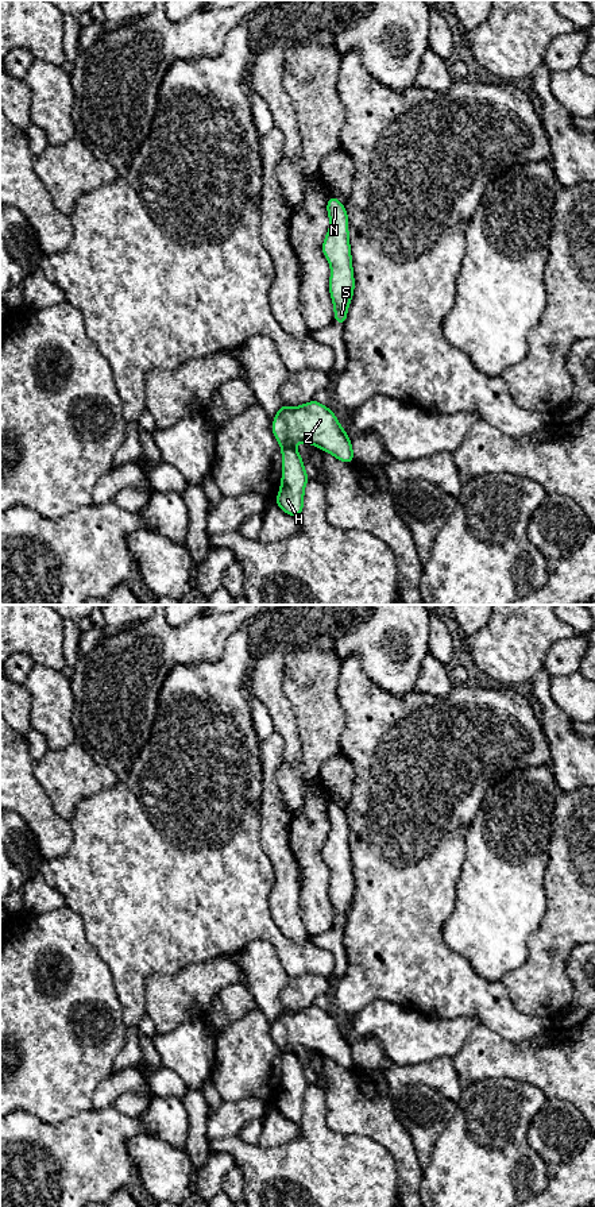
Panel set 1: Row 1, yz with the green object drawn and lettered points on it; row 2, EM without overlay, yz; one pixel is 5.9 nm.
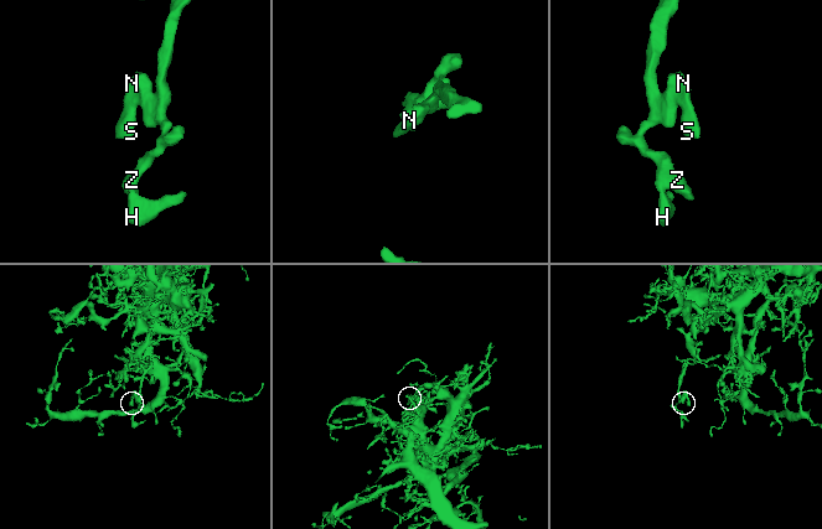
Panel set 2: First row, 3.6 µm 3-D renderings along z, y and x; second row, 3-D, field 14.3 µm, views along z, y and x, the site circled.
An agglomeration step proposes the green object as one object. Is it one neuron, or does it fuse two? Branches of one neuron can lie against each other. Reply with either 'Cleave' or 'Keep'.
Cleave

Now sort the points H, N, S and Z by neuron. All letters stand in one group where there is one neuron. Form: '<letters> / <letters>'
H / N S Z

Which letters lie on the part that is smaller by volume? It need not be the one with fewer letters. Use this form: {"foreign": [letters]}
{"foreign": ["H"]}

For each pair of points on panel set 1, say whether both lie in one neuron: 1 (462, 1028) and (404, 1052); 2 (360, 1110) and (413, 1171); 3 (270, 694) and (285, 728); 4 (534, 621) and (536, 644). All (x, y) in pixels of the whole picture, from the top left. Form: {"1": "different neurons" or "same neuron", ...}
{"1": "same neuron", "2": "same neuron", "3": "same neuron", "4": "same neuron"}

